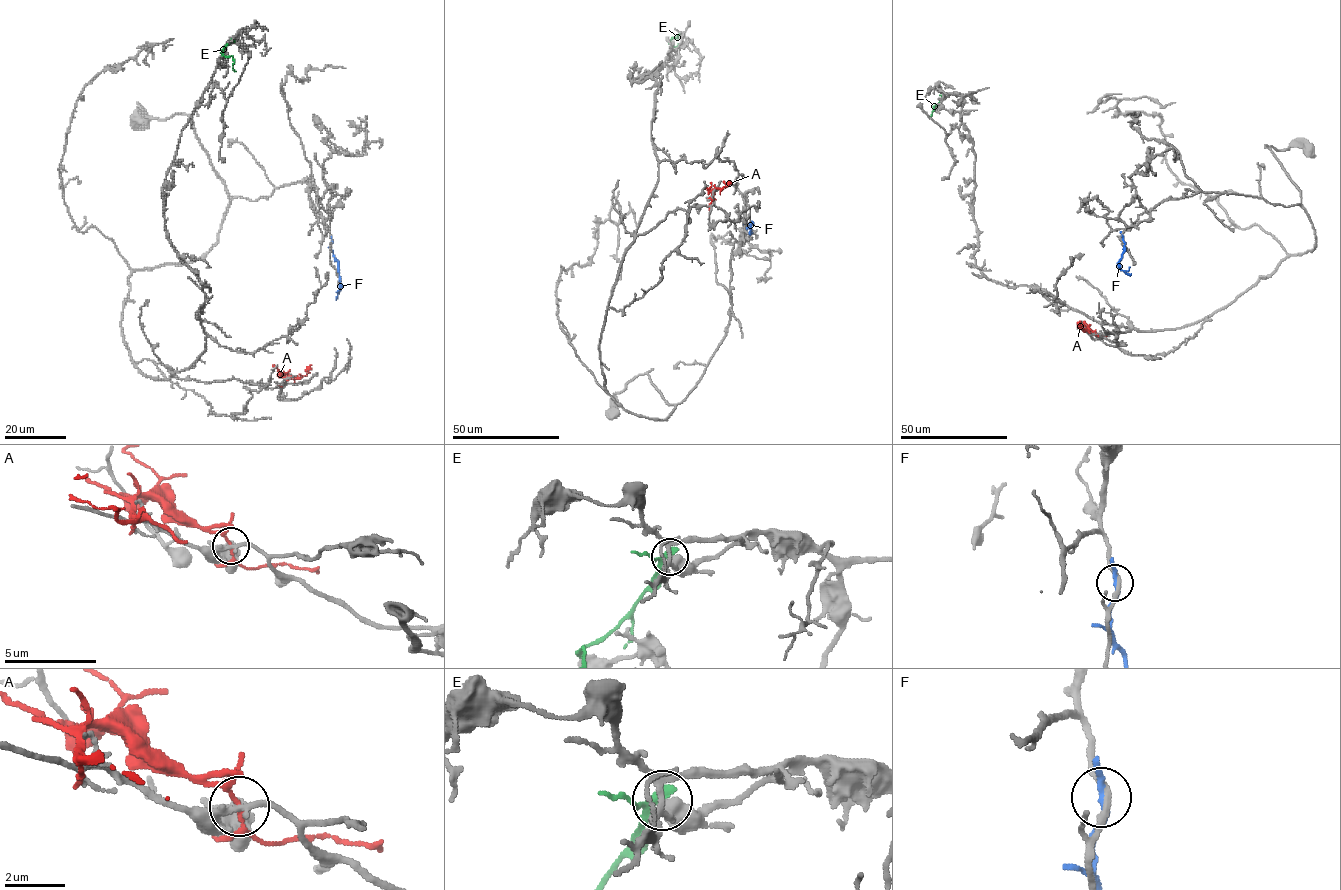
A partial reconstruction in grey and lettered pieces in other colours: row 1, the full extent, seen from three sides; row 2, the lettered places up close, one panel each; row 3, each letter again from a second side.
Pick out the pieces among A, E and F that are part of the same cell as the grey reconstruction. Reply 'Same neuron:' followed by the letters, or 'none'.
Same neuron: none

